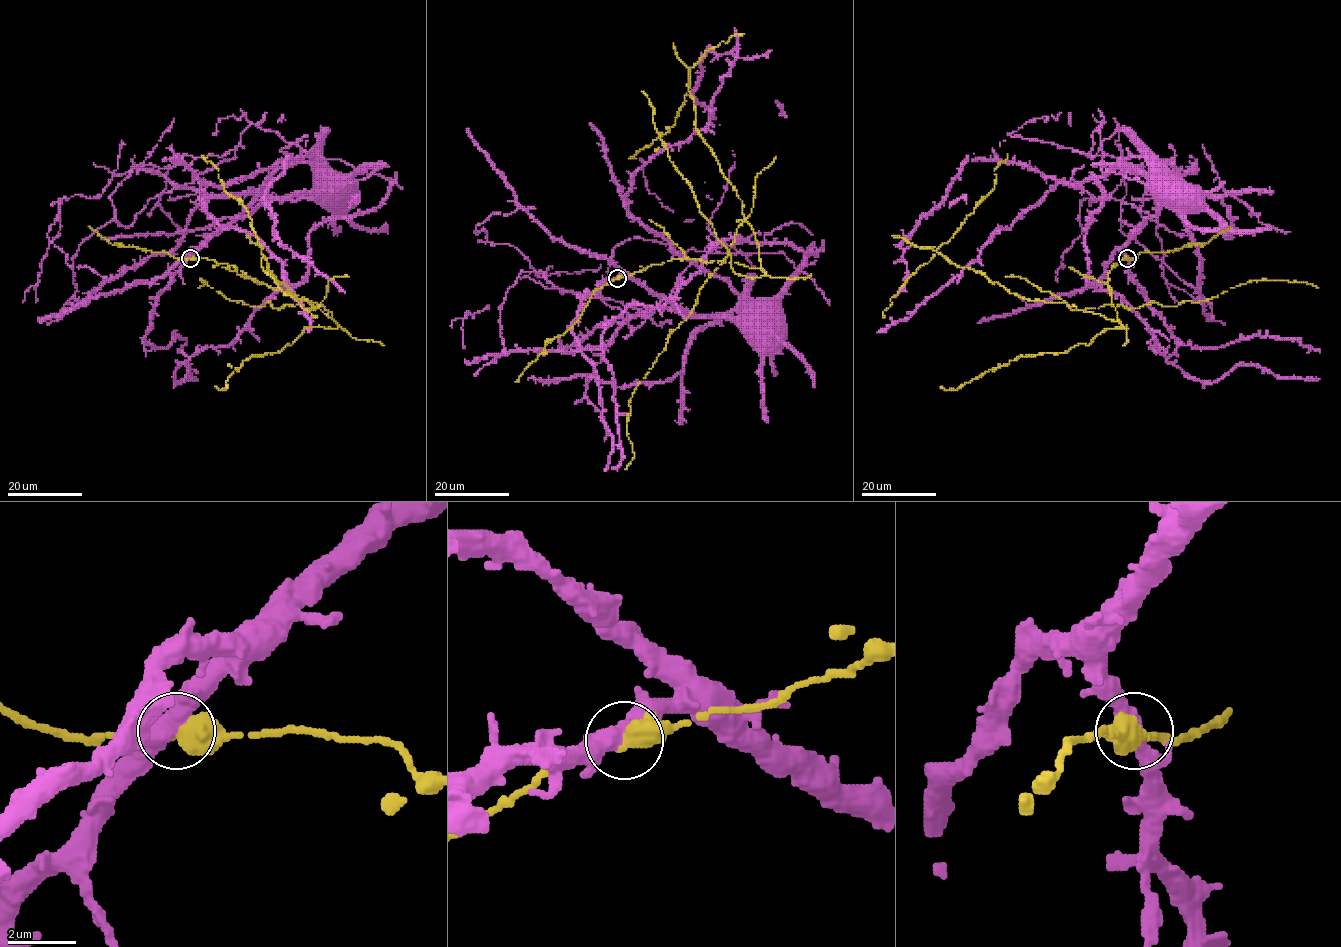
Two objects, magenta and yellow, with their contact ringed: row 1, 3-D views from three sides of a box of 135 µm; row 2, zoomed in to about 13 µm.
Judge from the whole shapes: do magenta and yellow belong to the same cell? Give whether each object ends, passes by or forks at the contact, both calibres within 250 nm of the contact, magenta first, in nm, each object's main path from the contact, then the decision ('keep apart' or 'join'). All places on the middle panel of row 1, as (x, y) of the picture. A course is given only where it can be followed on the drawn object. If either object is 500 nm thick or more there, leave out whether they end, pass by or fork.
magenta passes by | yellow passes by | 460/380 nm | magenta via (617, 278), (628, 275), (654, 293), (697, 316), (738, 317), (750, 305), (754, 306) | yellow via (617, 278), (673, 258), (758, 268), (753, 230), (744, 220), (737, 228), (630, 399), (633, 457), (625, 469) | keep apart

